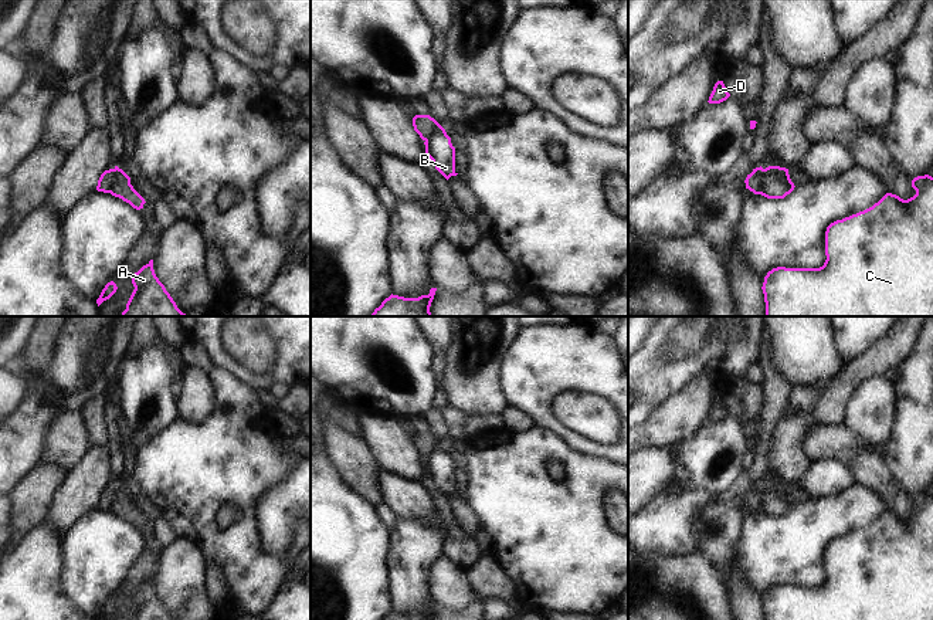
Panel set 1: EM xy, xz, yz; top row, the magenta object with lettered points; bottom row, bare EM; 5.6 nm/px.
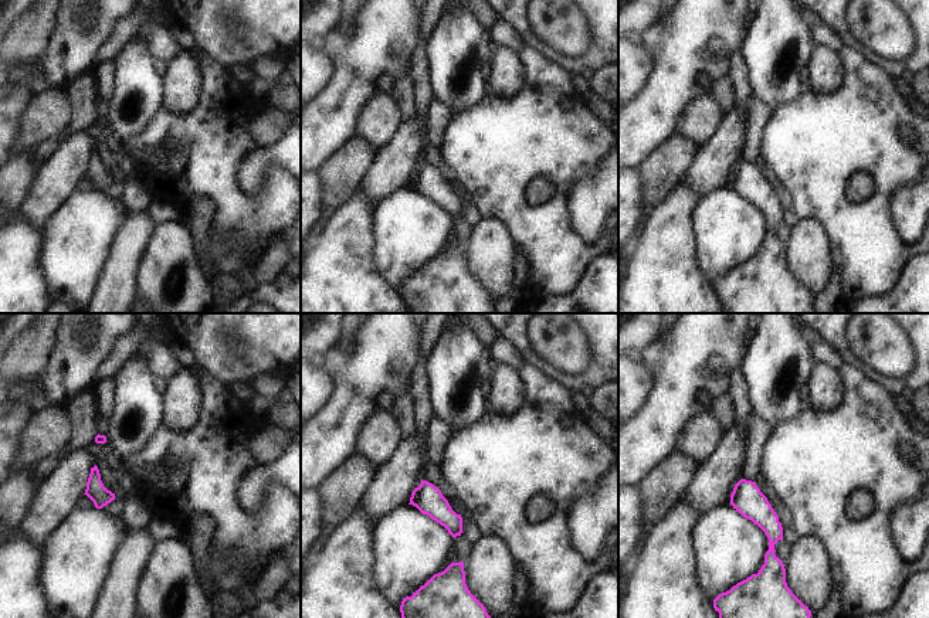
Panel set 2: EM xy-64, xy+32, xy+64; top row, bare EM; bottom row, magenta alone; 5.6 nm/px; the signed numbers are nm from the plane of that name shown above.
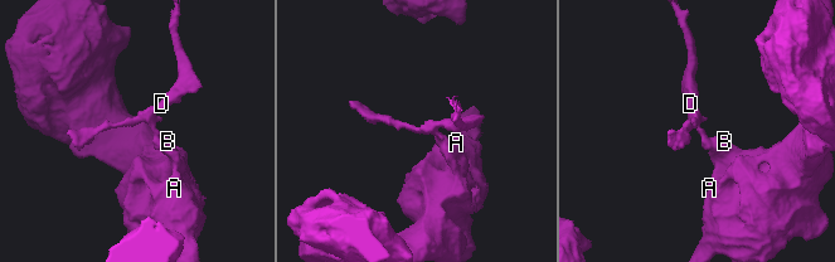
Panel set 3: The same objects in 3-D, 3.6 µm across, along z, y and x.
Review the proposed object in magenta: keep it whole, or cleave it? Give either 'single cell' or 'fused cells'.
fused cells

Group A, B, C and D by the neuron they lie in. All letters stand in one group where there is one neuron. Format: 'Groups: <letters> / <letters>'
Groups: A B C / D.

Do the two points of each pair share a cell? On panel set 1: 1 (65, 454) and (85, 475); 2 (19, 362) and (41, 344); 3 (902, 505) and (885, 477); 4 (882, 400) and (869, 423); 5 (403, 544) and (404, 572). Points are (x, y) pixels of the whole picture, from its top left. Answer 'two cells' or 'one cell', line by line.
1: two cells
2: one cell
3: one cell
4: one cell
5: one cell

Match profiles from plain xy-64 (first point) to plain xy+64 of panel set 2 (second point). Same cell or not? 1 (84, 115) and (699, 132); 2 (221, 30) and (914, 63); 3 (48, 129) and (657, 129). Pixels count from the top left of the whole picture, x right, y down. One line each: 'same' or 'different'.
1: different
2: same
3: different

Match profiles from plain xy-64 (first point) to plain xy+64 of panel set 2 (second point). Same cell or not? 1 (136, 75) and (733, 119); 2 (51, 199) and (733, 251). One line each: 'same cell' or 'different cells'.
1: different cells
2: different cells

